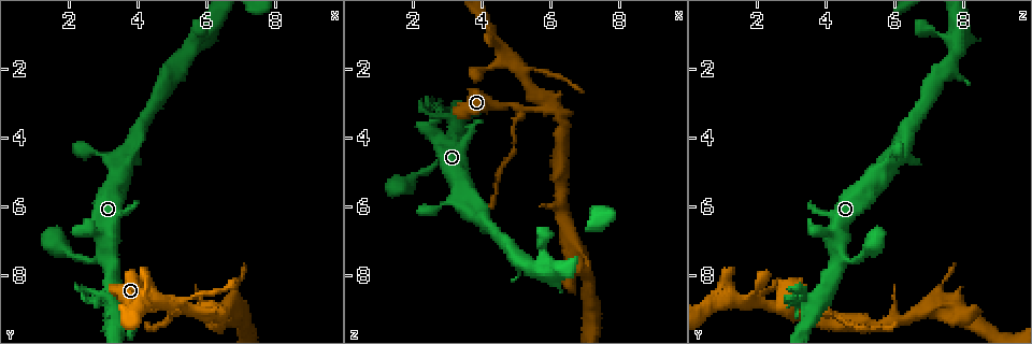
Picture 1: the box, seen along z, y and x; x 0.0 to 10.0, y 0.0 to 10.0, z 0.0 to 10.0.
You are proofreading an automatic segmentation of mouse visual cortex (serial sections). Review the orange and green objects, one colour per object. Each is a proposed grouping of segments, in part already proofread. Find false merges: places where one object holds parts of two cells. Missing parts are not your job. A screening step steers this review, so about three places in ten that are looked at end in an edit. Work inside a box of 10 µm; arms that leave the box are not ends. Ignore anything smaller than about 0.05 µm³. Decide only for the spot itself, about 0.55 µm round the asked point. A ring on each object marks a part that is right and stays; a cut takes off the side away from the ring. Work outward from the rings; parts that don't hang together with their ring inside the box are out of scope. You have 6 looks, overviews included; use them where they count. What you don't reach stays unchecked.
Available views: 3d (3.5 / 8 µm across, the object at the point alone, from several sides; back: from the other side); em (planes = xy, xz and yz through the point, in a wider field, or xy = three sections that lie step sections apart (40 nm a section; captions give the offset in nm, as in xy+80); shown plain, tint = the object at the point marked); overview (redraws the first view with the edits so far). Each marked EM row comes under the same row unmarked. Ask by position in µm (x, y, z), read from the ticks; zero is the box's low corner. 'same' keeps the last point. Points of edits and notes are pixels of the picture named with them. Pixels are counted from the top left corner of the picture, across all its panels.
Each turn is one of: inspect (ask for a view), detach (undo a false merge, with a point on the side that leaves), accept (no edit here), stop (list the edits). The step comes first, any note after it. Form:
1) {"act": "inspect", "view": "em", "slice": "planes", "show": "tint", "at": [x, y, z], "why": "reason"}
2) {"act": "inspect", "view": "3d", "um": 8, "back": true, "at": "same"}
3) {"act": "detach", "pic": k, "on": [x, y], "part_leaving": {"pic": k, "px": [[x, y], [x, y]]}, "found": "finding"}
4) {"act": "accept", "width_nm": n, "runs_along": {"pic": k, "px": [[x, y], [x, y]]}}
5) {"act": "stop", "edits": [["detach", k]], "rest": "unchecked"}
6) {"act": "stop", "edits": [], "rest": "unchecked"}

{"act": "inspect", "view": "3d", "um": 8, "at": [2.65, 6.75, 3.95], "why": "a narrow waist"}

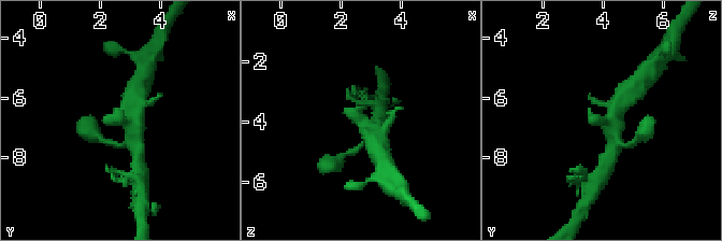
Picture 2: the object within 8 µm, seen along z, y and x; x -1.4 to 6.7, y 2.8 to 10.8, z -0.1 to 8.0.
{"act": "inspect", "view": "em", "slice": "xy", "step": 3, "show": "tint", "at": "same"}

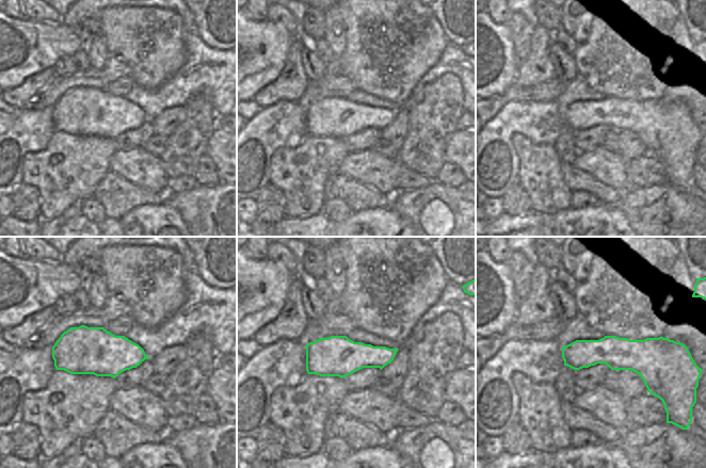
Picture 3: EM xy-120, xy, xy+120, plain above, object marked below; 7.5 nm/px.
{"act": "accept", "runs_along": {"pic": 2, "px": [[375, 139], [364, 122], [344, 110]]}, "found": "continuous, no second cell"}

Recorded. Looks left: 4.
{"act": "inspect", "view": "3d", "um": 3.5, "back": true, "at": [3.30, 9.10, 3.55], "why": "abrupt turn"}

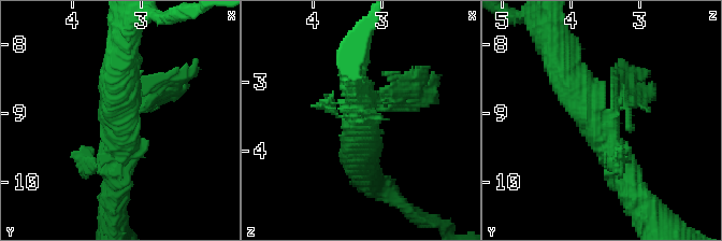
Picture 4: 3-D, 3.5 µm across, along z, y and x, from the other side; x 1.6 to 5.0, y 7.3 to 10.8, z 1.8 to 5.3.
{"act": "inspect", "view": "em", "slice": "planes", "show": "tint", "at": [3.30, 9.10, 3.65], "why": "now the EM"}

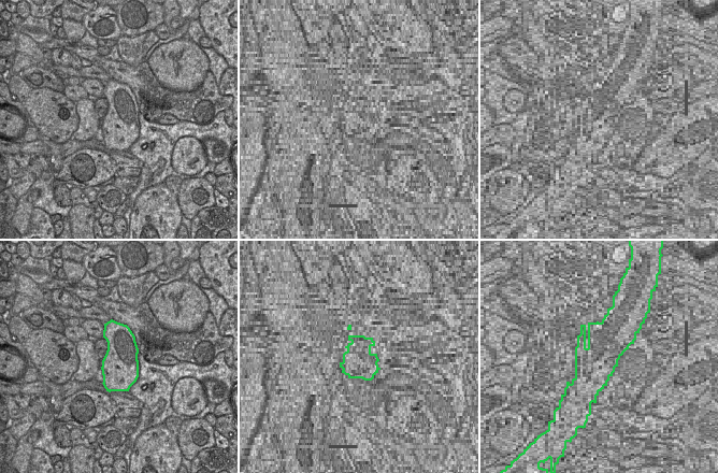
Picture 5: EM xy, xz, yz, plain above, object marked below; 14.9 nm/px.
{"act": "detach", "pic": 4, "on": [402, 82], "part_leaving": {"pic": 4, "px": [[378, 105], [388, 103], [424, 67]]}, "found": "a second cell is stuck on"}

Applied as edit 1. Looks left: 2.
{"act": "stop", "edits": [["detach", 4]], "rest": "unchecked"}

